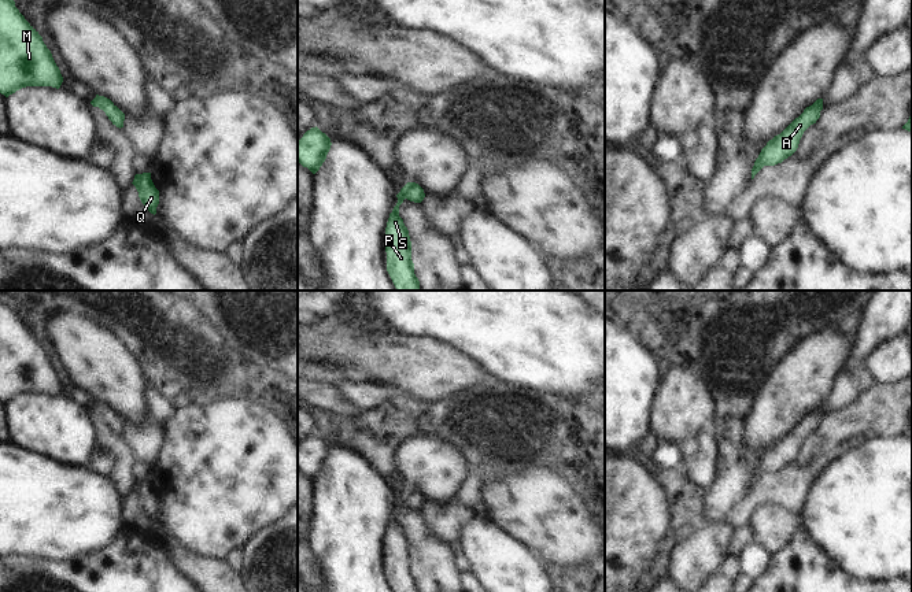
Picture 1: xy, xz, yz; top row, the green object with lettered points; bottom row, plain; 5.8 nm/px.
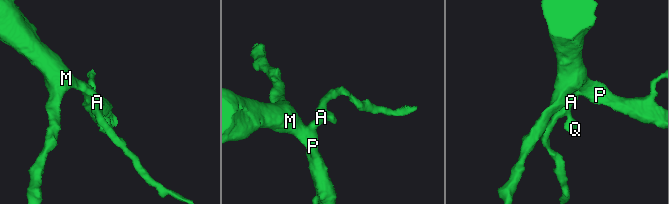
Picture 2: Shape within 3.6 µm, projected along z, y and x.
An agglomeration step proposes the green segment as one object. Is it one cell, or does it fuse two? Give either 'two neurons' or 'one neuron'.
one neuron

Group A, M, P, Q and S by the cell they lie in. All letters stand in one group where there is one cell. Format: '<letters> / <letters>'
A M P Q S

